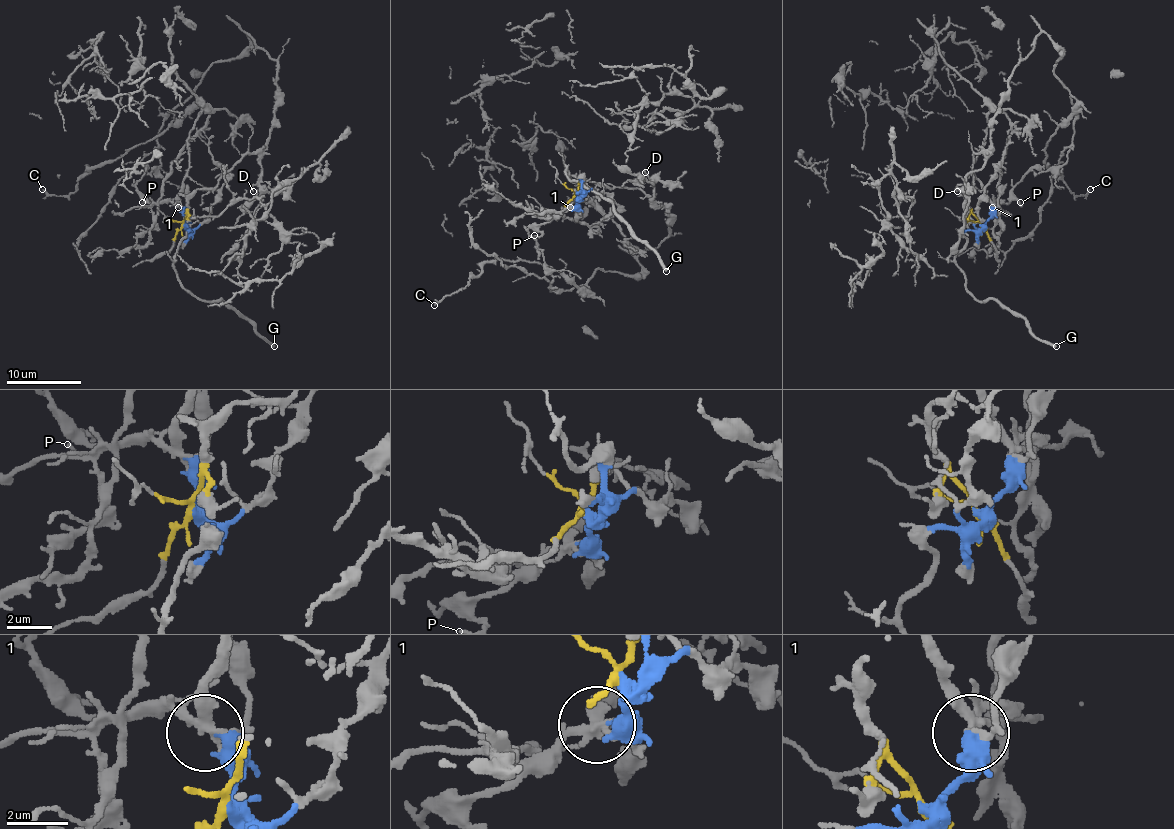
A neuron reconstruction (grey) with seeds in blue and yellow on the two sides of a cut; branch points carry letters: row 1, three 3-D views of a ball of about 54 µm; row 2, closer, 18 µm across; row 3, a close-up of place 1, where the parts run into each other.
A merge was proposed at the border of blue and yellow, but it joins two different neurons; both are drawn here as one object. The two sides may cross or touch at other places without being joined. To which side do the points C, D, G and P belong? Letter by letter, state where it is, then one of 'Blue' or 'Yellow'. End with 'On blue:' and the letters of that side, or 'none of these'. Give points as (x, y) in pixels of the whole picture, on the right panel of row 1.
C: Place: (1090, 189). Yellow
D: Place: (957, 191). Yellow
G: Place: (1056, 346). Blue
P: Place: (1020, 202). Blue
On blue: G, P

